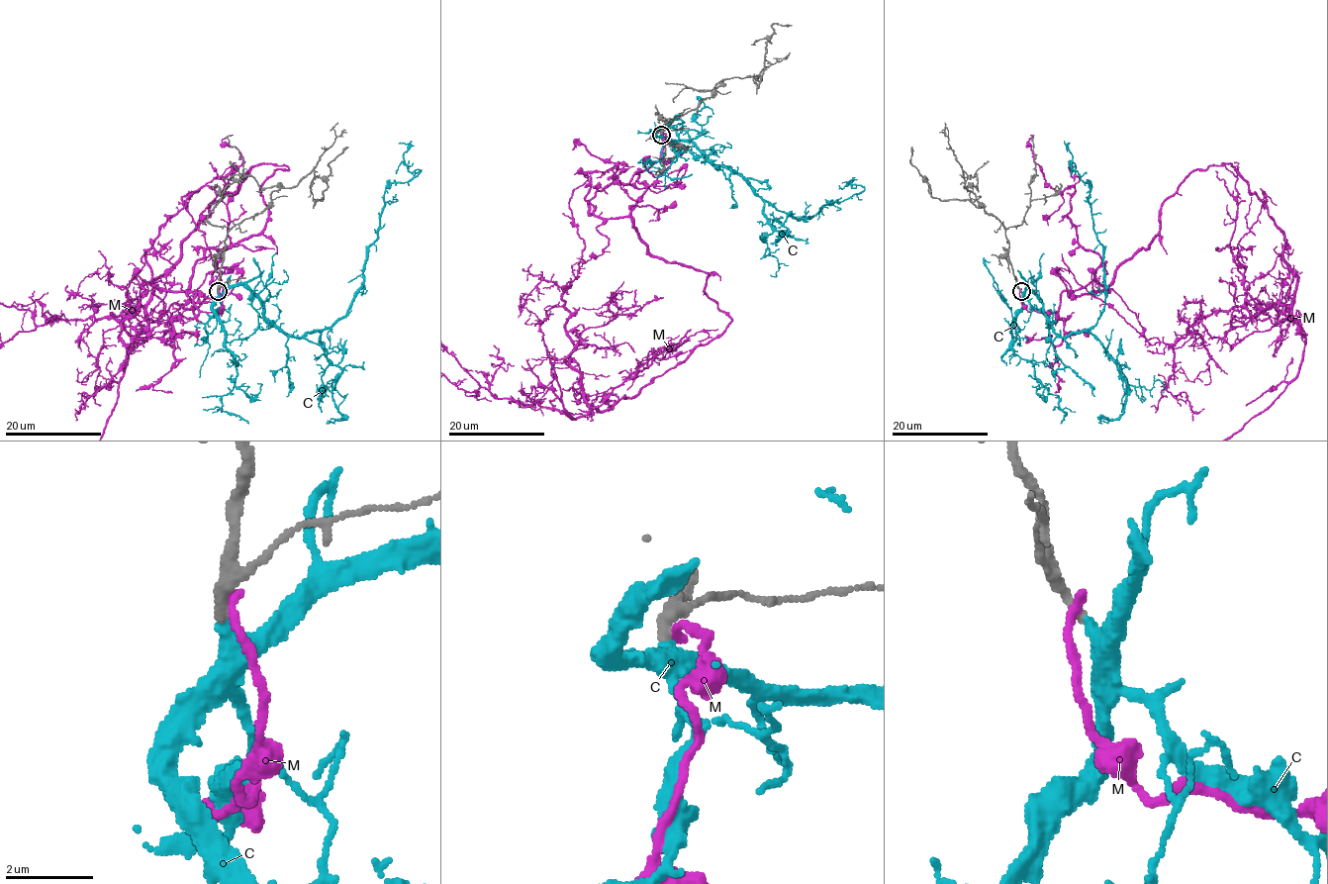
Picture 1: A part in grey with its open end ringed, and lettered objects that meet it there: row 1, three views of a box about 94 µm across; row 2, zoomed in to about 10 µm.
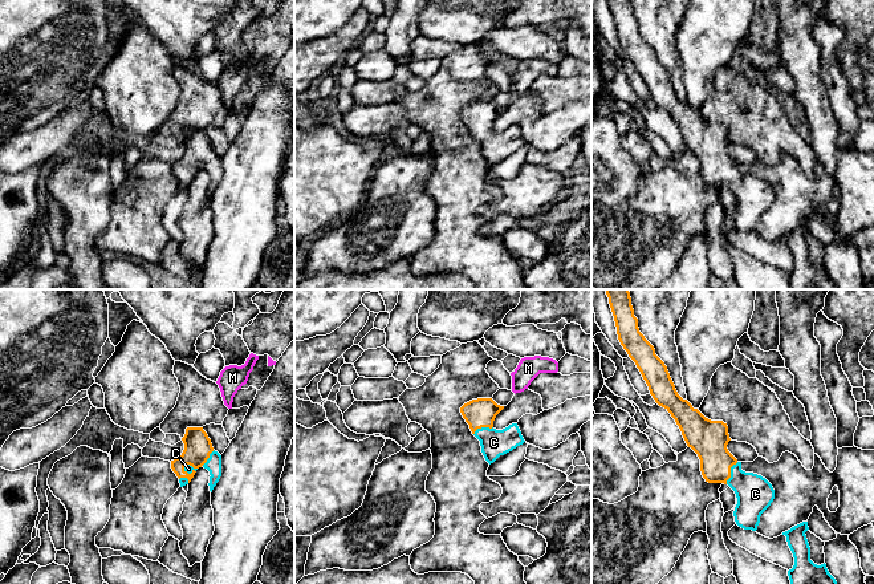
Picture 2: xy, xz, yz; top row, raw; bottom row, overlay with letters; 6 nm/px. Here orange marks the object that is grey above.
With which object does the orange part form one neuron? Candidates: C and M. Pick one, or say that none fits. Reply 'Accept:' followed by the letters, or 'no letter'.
Accept: C

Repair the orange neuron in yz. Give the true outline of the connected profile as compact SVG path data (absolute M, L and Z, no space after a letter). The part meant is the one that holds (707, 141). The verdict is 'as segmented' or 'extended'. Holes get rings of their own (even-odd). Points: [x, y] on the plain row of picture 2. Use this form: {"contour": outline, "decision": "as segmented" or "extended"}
{"contour": "M609 0L609 7L621 48L635 65L655 105L671 117L687 149L698 157L703 181L708 186L728 187L737 200L736 227L756 234L761 216L775 202L772 187L761 178L741 173L741 165L727 151L731 143L727 126L706 121L678 97L667 69L639 35L631 0Z", "decision": "extended"}

